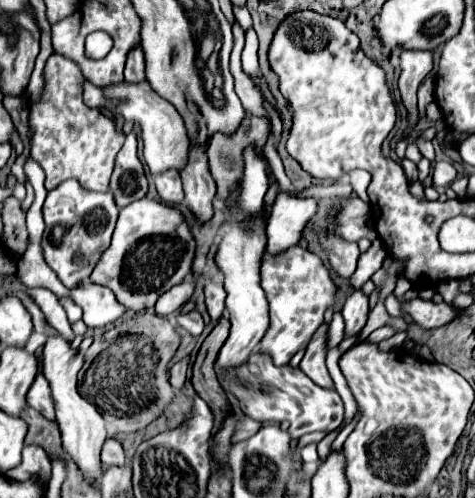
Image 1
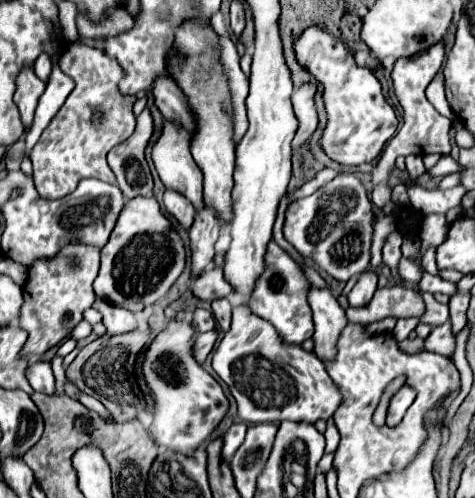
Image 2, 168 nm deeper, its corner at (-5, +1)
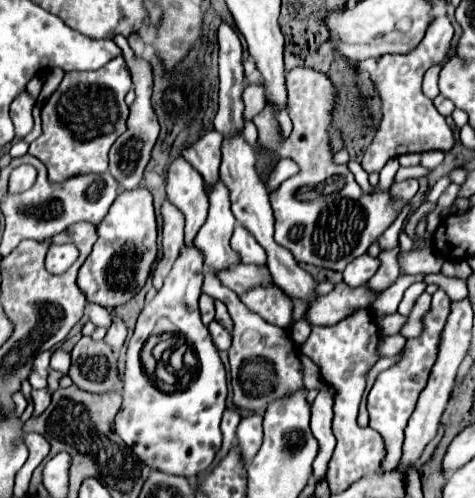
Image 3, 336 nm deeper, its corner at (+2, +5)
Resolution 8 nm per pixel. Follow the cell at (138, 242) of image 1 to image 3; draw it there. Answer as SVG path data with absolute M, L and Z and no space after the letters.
M147 188L125 190L111 204L107 216L97 226L97 242L93 252L87 256L85 264L77 274L77 286L85 294L87 302L115 308L125 304L137 288L149 278L151 266L157 254L157 224L153 212L153 196Z

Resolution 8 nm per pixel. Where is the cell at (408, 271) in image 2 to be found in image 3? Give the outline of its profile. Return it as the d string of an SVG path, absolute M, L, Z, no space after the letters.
M409 206L403 210L401 218L397 218L397 220L395 220L395 222L381 234L381 238L379 238L381 250L385 250L385 248L393 248L393 246L397 244L397 236L399 236L399 232L401 232L401 228L403 228L403 220L405 220L407 212L409 212Z

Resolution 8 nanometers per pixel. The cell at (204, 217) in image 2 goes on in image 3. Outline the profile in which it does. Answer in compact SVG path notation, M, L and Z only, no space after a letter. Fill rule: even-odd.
M183 248L181 256L177 258L177 262L173 264L171 274L167 276L167 280L163 282L163 288L157 292L157 296L145 304L145 308L141 310L137 324L135 324L135 332L133 338L129 340L127 346L127 354L125 354L125 372L123 372L123 402L121 408L115 416L115 432L121 436L121 440L133 450L133 454L143 462L149 464L149 468L165 472L165 474L173 474L173 476L185 476L189 480L197 478L201 472L205 472L223 442L221 436L221 416L225 410L225 400L227 400L227 374L225 374L225 366L219 358L219 350L211 340L211 334L207 330L207 326L201 322L201 312L197 306L197 300L201 296L201 280L203 280L203 264L201 264L201 254L197 252L197 248ZM151 336L159 338L159 342L163 340L163 354L161 358L155 362L153 372L143 364L141 352L145 348L145 344L149 342ZM175 350L181 350L183 354L183 364L181 368L173 368L171 366L171 354ZM157 364L163 364L163 368L167 370L165 376L157 376Z

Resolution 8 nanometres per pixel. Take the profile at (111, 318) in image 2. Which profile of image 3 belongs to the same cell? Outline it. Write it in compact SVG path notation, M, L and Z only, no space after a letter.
M113 316L113 326L107 330L105 344L109 344L109 348L111 348L115 354L119 354L119 350L121 350L123 344L125 344L125 338L127 338L127 328L125 328L123 320Z

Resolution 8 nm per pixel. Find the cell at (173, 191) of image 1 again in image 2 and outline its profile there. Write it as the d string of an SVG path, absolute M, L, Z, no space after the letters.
M166 190L164 192L164 206L166 210L188 230L192 224L192 216L194 216L194 206L186 200L186 196L182 196L176 190Z

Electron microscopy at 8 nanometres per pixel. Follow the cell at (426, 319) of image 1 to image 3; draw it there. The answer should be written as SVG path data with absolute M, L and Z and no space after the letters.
M341 282L329 294L313 300L303 318L311 326L333 326L335 322L349 316L353 308L369 308L373 302L375 294L369 288L349 288L345 282Z

